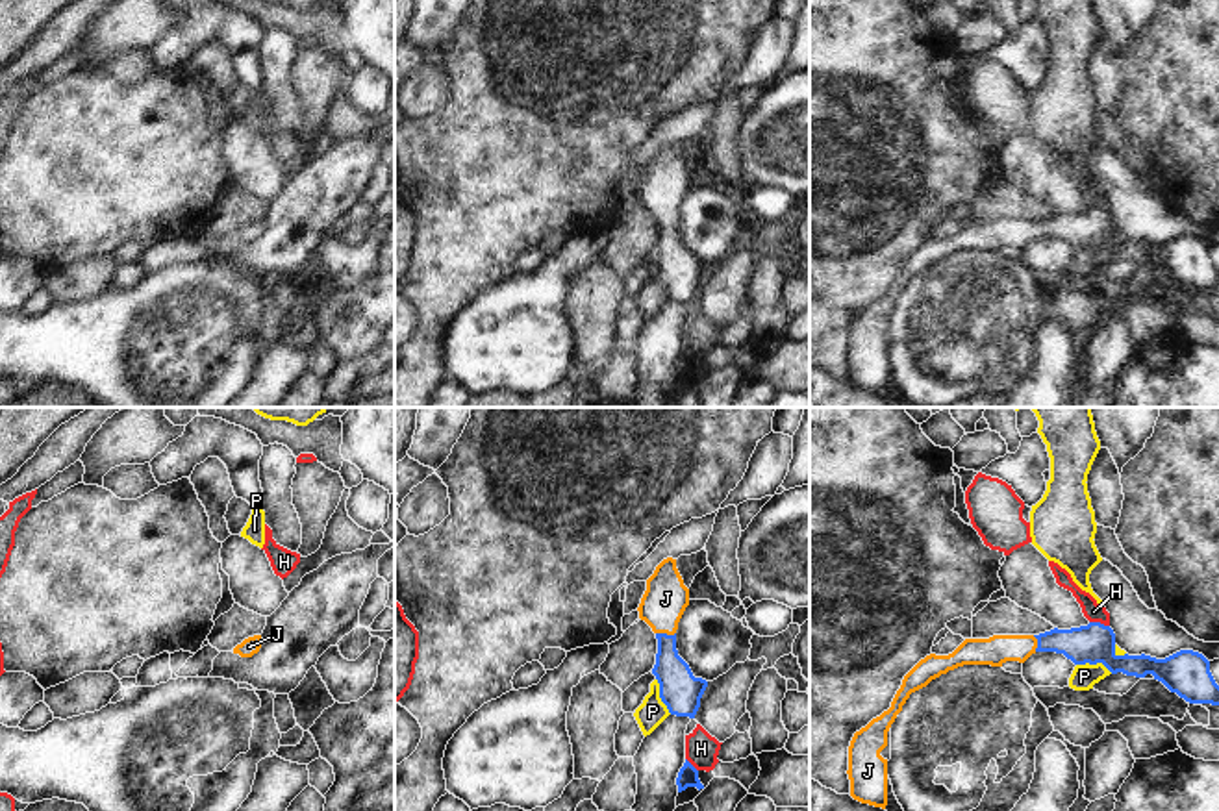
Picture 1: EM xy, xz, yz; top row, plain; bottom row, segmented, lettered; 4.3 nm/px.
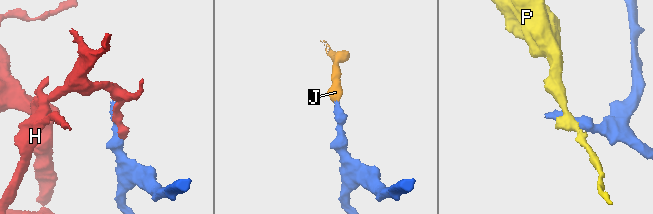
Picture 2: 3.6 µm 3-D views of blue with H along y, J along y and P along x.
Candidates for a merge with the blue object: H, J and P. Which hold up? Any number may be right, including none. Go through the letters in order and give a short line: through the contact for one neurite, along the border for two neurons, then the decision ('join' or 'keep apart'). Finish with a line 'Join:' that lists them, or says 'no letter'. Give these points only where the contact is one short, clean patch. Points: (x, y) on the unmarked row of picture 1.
H: keep apart
J: xz (678, 274), (667, 247), (666, 219), (666, 184) | join
P: xz (656, 263), (660, 286), (671, 299) | keep apart
Join: J

